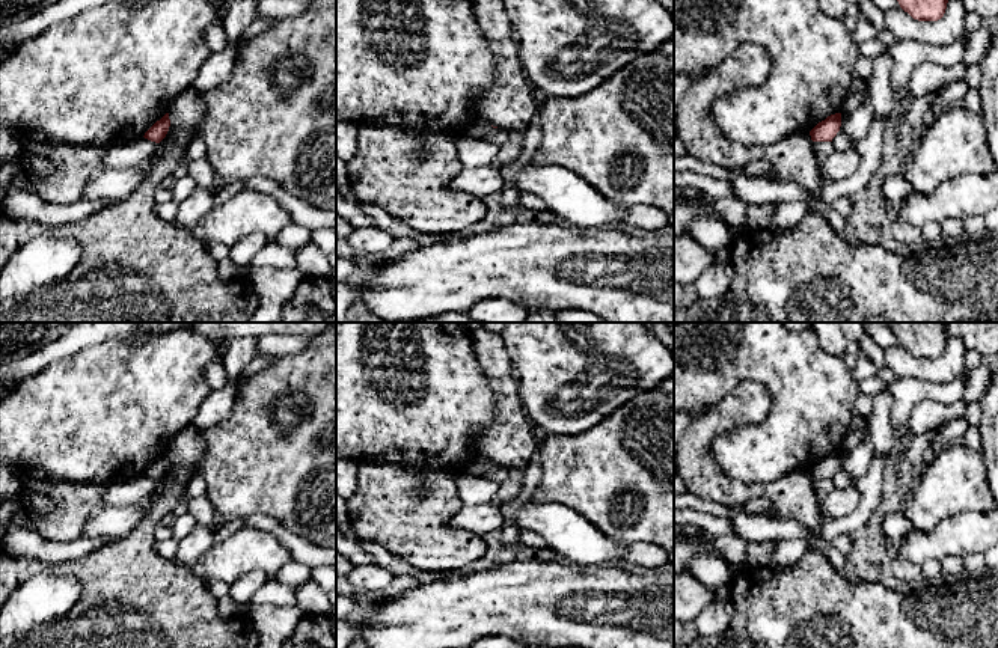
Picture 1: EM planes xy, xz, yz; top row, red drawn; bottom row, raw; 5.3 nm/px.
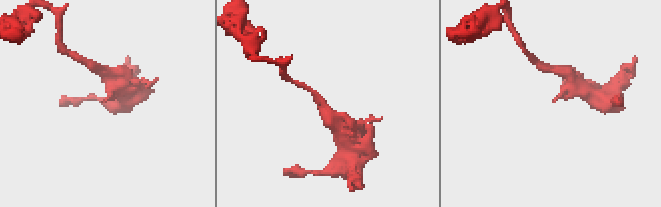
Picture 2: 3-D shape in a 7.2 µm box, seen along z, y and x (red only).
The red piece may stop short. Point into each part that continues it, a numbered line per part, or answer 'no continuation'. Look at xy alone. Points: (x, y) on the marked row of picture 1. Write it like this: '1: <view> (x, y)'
no continuation

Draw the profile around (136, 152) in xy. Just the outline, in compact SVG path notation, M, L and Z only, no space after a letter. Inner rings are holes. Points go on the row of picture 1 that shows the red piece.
M145 137L124 145L115 145L107 149L96 173L104 170L122 170L134 166L143 166L163 149L161 142L155 143Z

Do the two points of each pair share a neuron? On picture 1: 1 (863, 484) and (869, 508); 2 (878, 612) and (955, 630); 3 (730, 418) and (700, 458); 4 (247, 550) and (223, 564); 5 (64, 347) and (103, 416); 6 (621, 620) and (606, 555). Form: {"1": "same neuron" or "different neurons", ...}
{"1": "same neuron", "2": "same neuron", "3": "same neuron", "4": "same neuron", "5": "different neurons", "6": "different neurons"}

